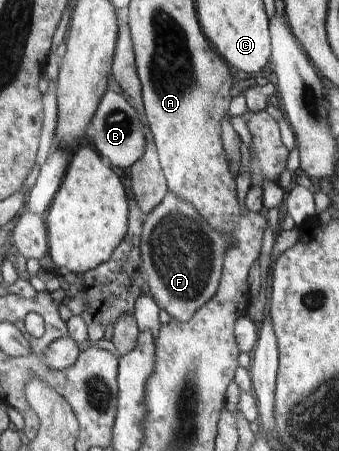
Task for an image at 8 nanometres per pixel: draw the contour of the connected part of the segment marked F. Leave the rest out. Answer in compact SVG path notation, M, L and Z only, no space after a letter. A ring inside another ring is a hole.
M172 192L144 219L139 247L141 273L151 288L149 295L171 318L190 321L216 295L225 253L236 238L207 223L193 205Z

